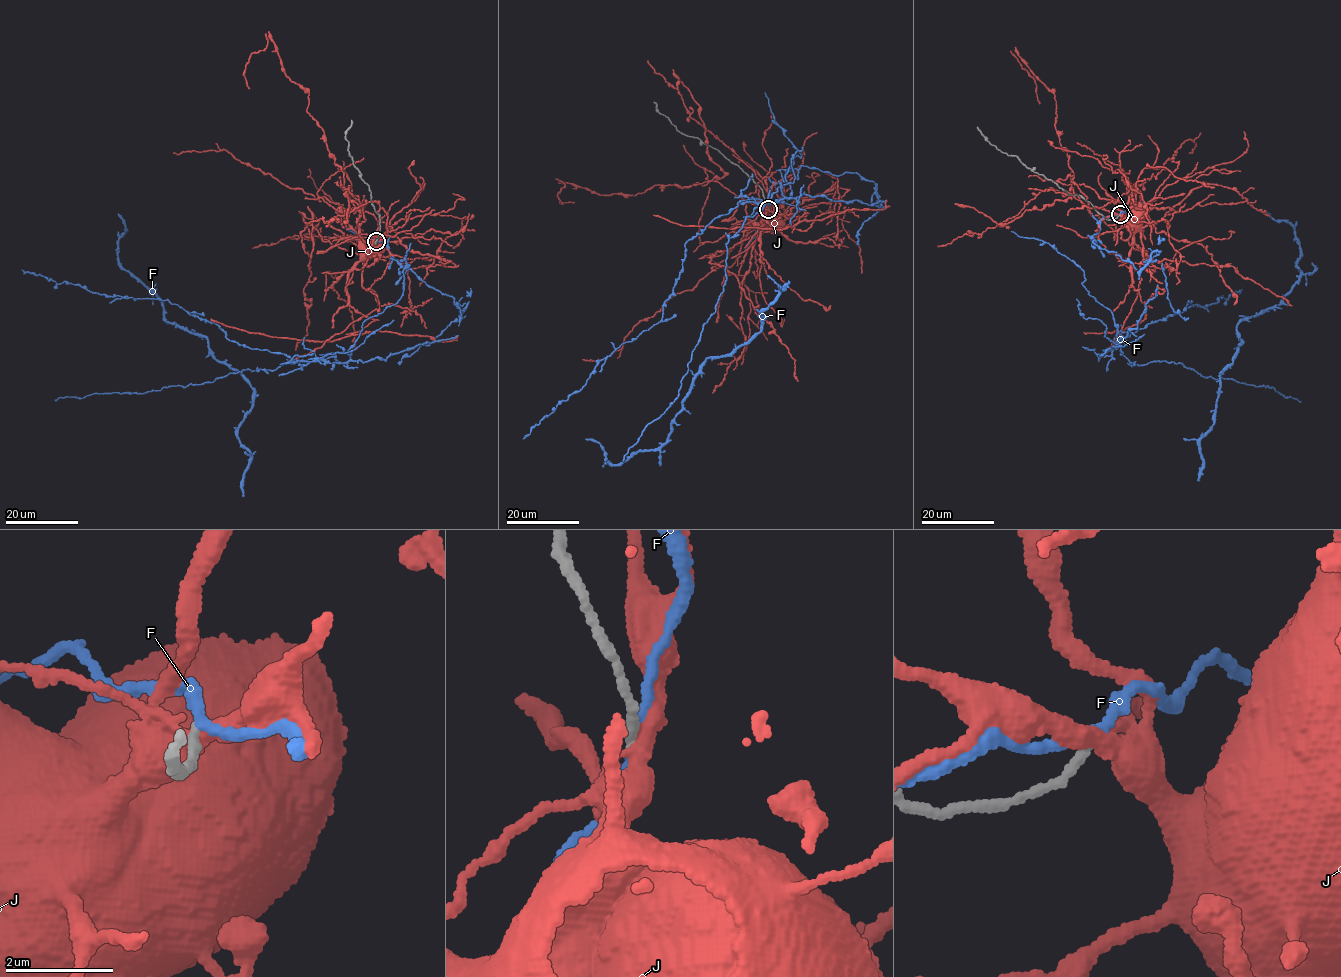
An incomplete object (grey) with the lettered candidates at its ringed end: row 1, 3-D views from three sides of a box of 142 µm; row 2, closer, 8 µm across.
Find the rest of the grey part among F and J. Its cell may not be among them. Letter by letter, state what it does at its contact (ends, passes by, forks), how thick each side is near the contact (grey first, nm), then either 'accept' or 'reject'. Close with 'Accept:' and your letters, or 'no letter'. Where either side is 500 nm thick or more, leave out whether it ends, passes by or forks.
F: it passes by; calibres 160 and 180 nm; reject
J: it passes by; calibres 160 and 440 nm; reject
Accept: no letter

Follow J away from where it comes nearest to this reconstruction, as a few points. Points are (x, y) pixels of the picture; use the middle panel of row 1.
J: (768, 208), (767, 227), (770, 225)

